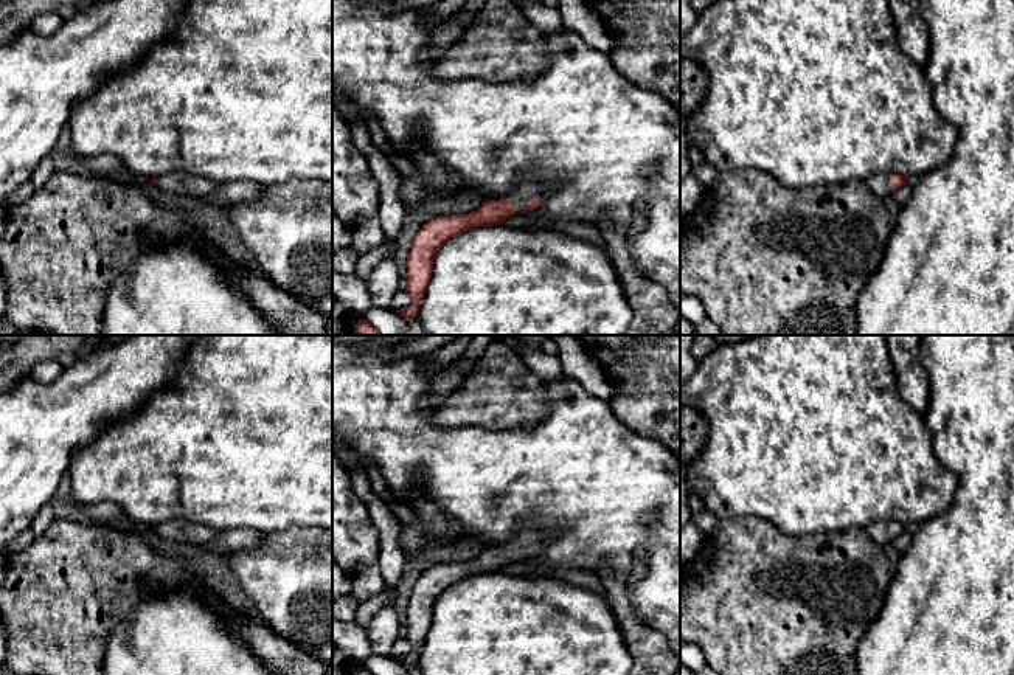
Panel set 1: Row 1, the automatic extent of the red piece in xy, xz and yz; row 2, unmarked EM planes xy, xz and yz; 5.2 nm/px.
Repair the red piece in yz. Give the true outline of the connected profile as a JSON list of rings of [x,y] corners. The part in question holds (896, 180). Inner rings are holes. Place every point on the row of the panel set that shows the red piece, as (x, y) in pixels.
[[[880,172],[877,175],[873,175],[866,183],[876,196],[884,199],[885,196],[905,185],[905,178],[899,174]]]

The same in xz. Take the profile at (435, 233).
[[[542,180],[522,183],[512,194],[500,200],[486,200],[469,214],[439,216],[429,220],[415,236],[407,256],[405,292],[412,306],[396,310],[402,318],[416,317],[433,272],[433,258],[452,237],[477,227],[500,225],[517,213],[536,209],[551,188]]]

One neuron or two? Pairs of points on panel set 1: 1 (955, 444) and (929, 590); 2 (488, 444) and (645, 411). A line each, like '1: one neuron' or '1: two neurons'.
1: one neuron
2: two neurons

